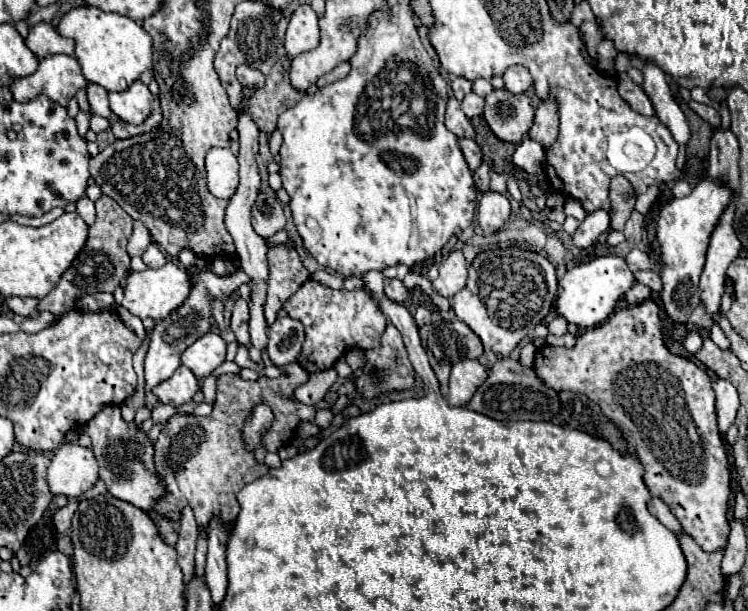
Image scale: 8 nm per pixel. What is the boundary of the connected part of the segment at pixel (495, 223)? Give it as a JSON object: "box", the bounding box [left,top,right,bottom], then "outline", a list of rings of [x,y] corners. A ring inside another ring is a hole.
{"box":[478,192,510,234],"outline":[[[484,192],[478,202],[478,222],[484,234],[498,232],[510,218],[510,202],[498,192]]]}

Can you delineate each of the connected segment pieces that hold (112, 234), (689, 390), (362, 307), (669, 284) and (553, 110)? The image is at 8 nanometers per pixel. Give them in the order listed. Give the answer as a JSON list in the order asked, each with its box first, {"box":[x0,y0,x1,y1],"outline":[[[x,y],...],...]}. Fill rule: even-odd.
[{"box":[38,194,132,316],"outline":[[[106,194],[96,200],[96,222],[88,230],[88,240],[72,266],[62,274],[60,282],[50,290],[46,298],[40,300],[38,310],[48,310],[56,316],[70,312],[74,302],[84,294],[98,294],[98,292],[114,292],[120,282],[130,272],[130,256],[126,252],[128,238],[132,236],[132,218]]]},{"box":[534,300,730,552],"outline":[[[644,300],[640,304],[616,310],[604,324],[578,336],[574,348],[542,346],[536,352],[534,370],[540,380],[544,380],[544,384],[556,388],[558,392],[570,390],[588,396],[610,420],[620,426],[632,448],[636,448],[636,454],[644,466],[644,482],[650,494],[668,504],[672,514],[680,520],[682,530],[690,534],[702,550],[714,552],[726,546],[730,532],[726,518],[730,496],[730,464],[726,446],[718,432],[710,374],[698,368],[694,362],[674,356],[664,346],[658,312],[660,310],[654,300]],[[636,324],[644,326],[642,336],[634,332]]]},{"box":[284,280,386,374],"outline":[[[308,280],[302,288],[284,304],[288,316],[300,320],[306,330],[306,342],[298,356],[298,364],[314,374],[334,366],[334,362],[352,346],[376,348],[386,328],[386,318],[368,290],[332,290],[316,280]]]},{"box":[656,178,730,326],"outline":[[[706,178],[688,196],[676,198],[660,210],[660,218],[658,218],[658,226],[656,226],[656,238],[660,244],[660,252],[662,252],[660,298],[662,298],[664,310],[670,318],[672,326],[686,324],[690,314],[700,306],[698,280],[700,280],[700,274],[704,268],[708,240],[710,240],[710,234],[712,234],[718,218],[722,216],[724,208],[728,206],[728,202],[730,202],[728,188],[720,182],[712,182],[710,178]]]},{"box":[528,98,558,148],"outline":[[[548,98],[536,108],[534,124],[528,136],[540,142],[544,148],[548,148],[556,140],[558,136],[558,102],[556,100]]]}]

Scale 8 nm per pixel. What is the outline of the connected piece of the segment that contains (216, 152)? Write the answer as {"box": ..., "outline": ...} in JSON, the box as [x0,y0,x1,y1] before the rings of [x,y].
{"box":[206,148,238,200],"outline":[[[212,148],[206,154],[206,182],[216,198],[230,200],[238,188],[238,158],[230,148]]]}

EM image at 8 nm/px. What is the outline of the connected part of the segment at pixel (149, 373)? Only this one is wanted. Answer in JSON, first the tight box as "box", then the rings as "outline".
{"box":[146,266,238,408],"outline":[[[190,266],[186,268],[190,274],[190,294],[188,298],[182,302],[180,308],[176,308],[168,318],[156,322],[152,336],[150,336],[150,346],[148,346],[148,354],[146,354],[146,408],[154,408],[156,406],[156,396],[152,396],[150,388],[160,384],[162,380],[170,378],[174,374],[174,370],[180,366],[180,354],[192,344],[196,342],[200,336],[204,336],[206,332],[212,330],[212,300],[224,300],[228,298],[232,292],[238,290],[238,276],[218,276],[214,274],[208,266]]]}

